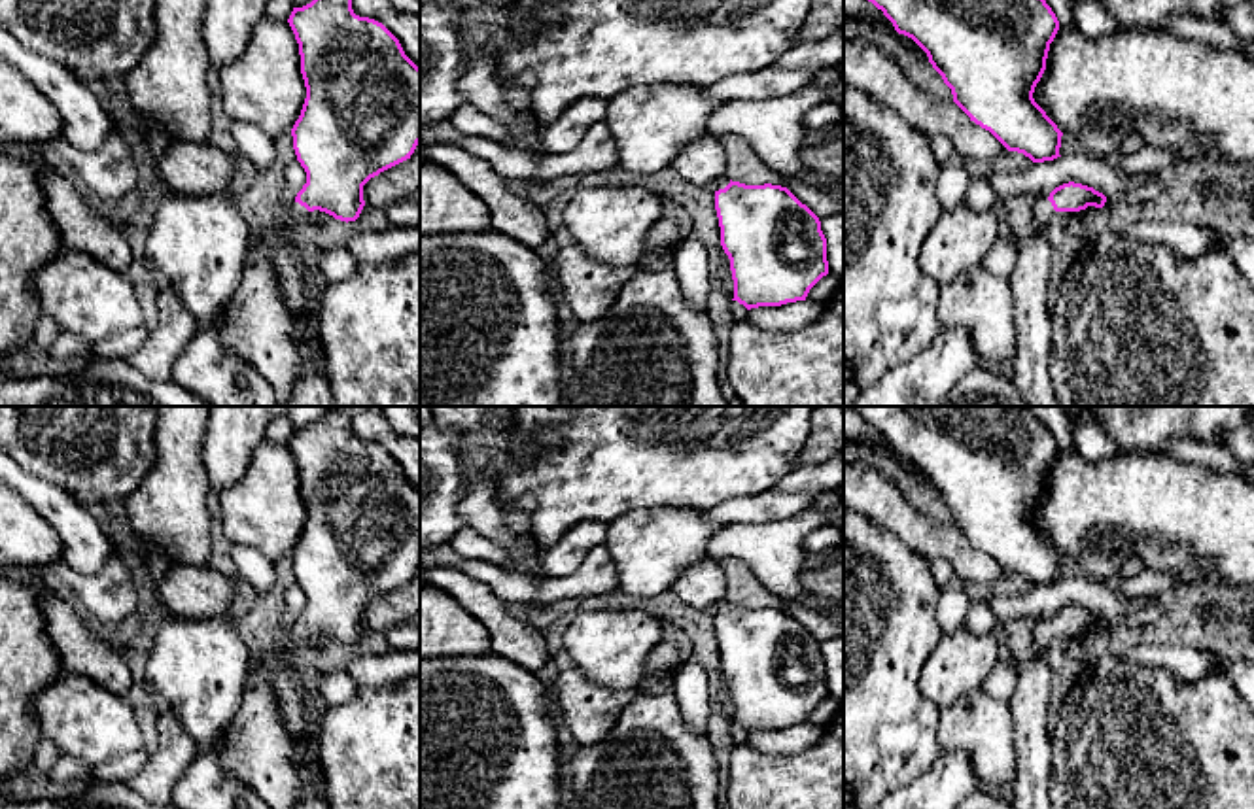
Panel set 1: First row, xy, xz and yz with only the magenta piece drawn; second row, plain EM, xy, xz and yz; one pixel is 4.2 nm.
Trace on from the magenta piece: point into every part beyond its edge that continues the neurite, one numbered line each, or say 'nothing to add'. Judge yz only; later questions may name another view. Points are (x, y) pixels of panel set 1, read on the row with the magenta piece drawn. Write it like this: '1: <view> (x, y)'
1: yz (1044, 210)

